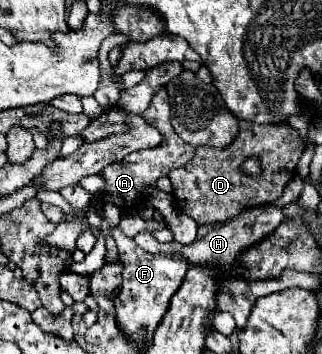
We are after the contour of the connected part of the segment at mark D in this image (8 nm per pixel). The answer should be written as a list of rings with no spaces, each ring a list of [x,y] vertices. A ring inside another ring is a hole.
[[[240,122],[240,132],[230,146],[200,146],[196,148],[196,156],[190,160],[188,166],[170,172],[170,180],[174,184],[174,198],[180,210],[192,216],[200,226],[226,222],[240,214],[246,206],[270,204],[280,198],[284,186],[294,178],[294,166],[298,164],[304,150],[304,140],[288,124],[262,126],[252,122]],[[250,156],[262,158],[264,172],[258,178],[246,178],[244,174],[240,174],[242,162]]]

